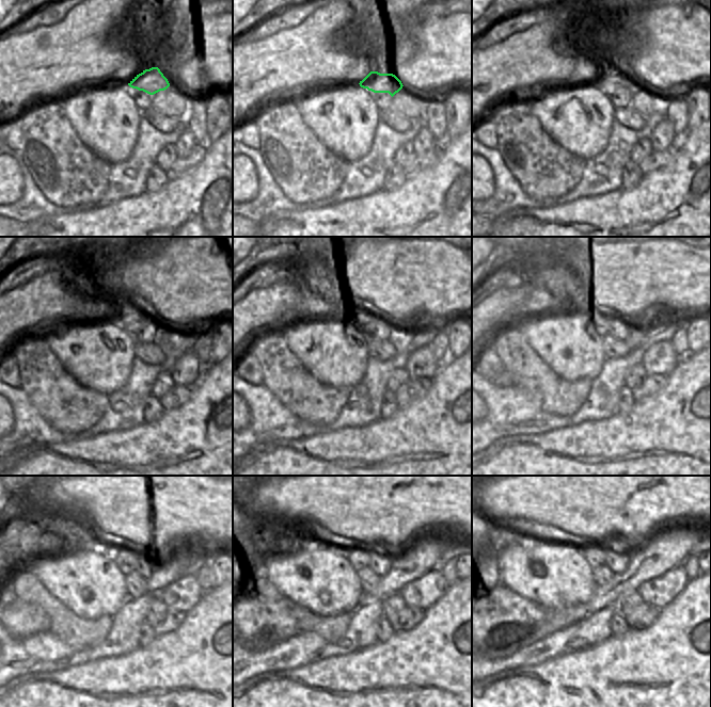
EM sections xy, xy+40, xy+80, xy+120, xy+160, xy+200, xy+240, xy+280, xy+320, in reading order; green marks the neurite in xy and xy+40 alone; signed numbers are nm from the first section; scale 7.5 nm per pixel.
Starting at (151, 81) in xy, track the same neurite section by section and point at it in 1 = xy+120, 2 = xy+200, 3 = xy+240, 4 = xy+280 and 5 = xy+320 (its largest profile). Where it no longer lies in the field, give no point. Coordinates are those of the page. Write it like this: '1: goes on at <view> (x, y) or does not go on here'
1: goes on at xy+120 (129, 318)
2: goes on at xy+200 (598, 318)
3: goes on at xy+240 (122, 557)
4: goes on at xy+280 (358, 556)
5: goes on at xy+320 (594, 551)

